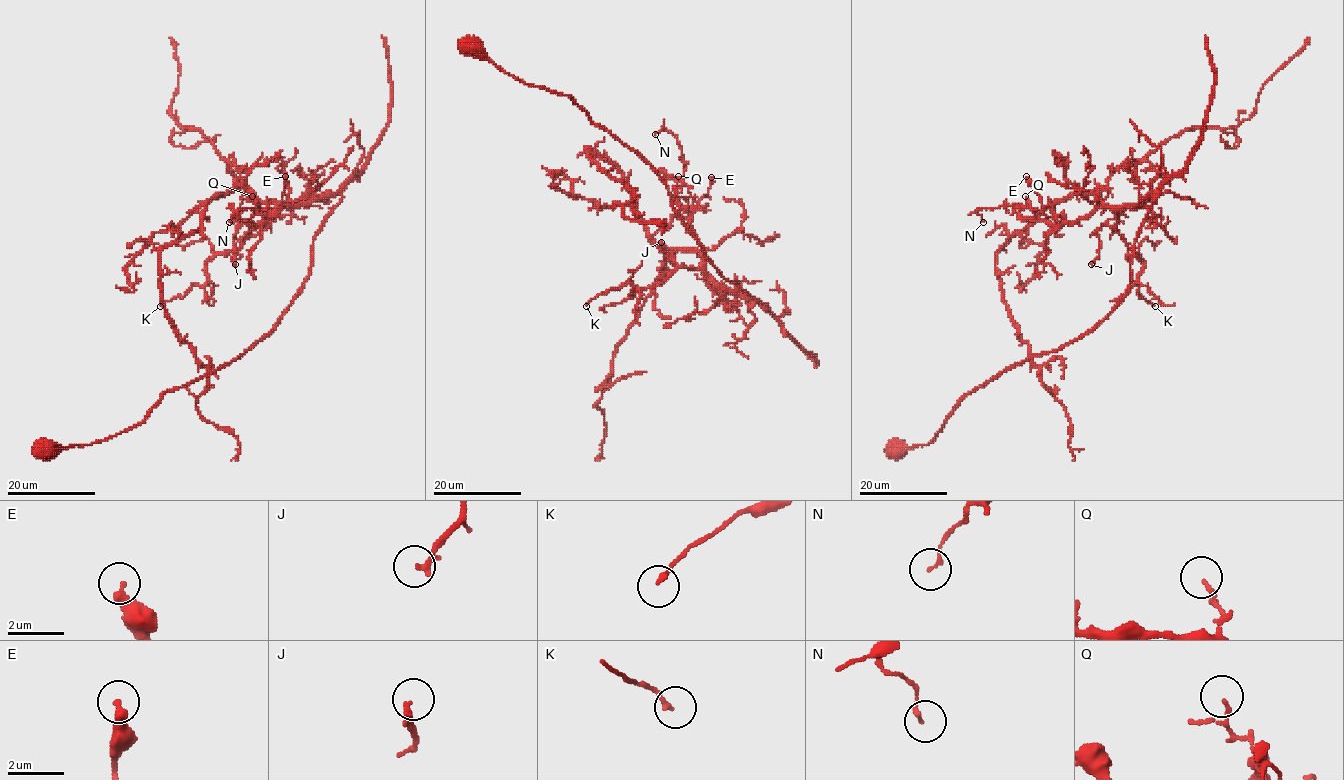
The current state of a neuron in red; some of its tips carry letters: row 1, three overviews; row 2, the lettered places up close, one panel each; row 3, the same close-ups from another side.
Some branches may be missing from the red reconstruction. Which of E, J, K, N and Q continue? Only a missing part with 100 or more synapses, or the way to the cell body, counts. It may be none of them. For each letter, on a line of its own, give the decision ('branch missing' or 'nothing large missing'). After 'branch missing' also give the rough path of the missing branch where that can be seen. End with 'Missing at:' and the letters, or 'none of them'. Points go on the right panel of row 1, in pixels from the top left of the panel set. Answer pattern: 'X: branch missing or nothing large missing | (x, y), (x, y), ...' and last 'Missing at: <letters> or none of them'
E: nothing large missing
J: nothing large missing
K: nothing large missing
N: nothing large missing
Q: nothing large missing
Missing at: none of them

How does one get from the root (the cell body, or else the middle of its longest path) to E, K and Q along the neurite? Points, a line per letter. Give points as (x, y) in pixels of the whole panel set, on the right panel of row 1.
E: (896, 452), (931, 442), (967, 394), (1077, 340), (1127, 291), (1158, 194), (1064, 222), (1045, 215), (1026, 176)
K: (896, 452), (1092, 330), (1158, 194), (1117, 222), (1155, 306)
Q: (896, 452), (931, 442), (967, 394), (1077, 340), (1127, 291), (1158, 194), (1058, 225), (1037, 219), (1025, 196)

